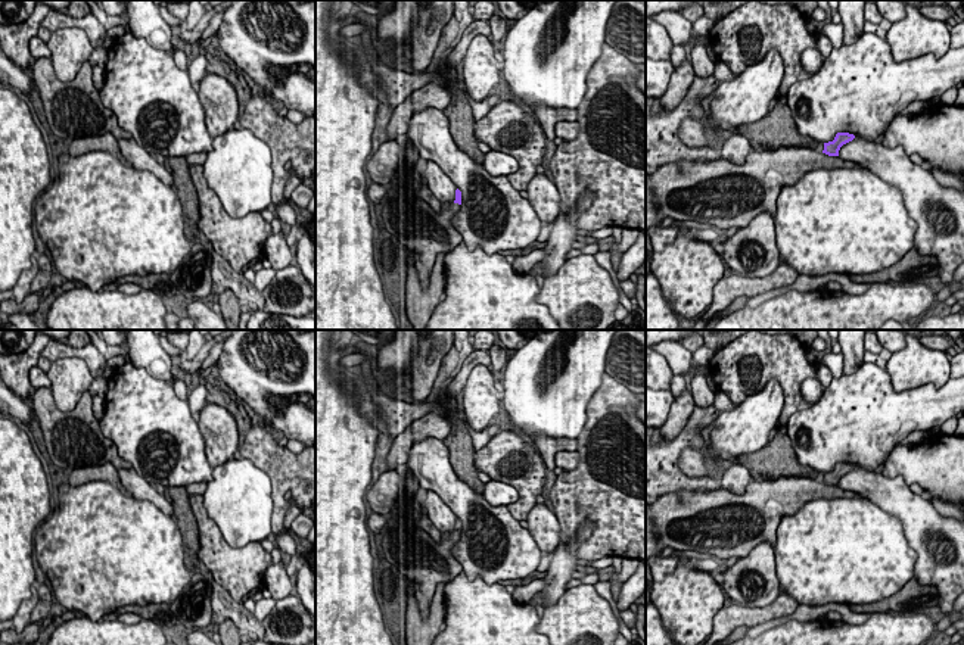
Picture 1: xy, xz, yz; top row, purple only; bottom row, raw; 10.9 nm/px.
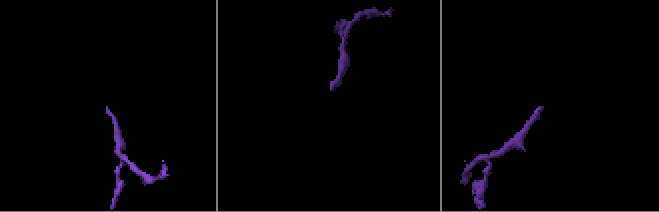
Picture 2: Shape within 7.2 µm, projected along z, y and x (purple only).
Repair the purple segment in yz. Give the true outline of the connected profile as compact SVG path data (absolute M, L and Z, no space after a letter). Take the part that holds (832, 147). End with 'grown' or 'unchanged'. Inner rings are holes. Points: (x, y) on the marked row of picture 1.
M837 133L833 141L824 143L822 153L828 156L839 156L839 150L843 144L852 141L855 138L853 134L849 133Z; unchanged

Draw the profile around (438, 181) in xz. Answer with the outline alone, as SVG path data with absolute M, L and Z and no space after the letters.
M427 161L422 175L426 180L429 190L441 203L453 203L455 200L457 186L435 162Z

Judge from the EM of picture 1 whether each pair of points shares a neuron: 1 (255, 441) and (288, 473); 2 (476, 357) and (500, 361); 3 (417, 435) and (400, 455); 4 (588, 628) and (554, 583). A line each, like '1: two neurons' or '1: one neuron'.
1: one neuron
2: two neurons
3: one neuron
4: two neurons

